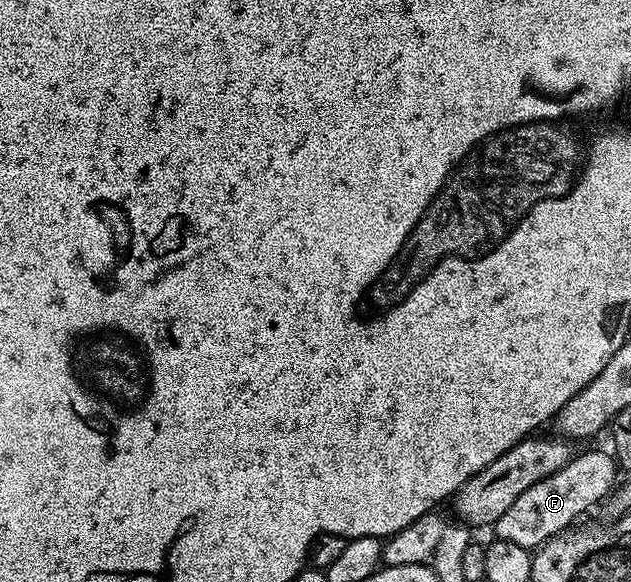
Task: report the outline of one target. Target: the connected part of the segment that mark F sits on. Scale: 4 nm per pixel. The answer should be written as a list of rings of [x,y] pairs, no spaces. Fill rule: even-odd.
[[[584,452],[581,456],[580,453],[573,455],[572,460],[566,462],[566,466],[562,466],[562,470],[558,470],[558,474],[550,474],[550,478],[542,478],[542,482],[534,482],[534,486],[530,486],[530,490],[525,490],[510,505],[510,510],[506,510],[506,514],[502,514],[502,518],[498,518],[498,522],[494,526],[495,539],[514,542],[514,546],[535,550],[552,537],[559,536],[561,532],[571,529],[579,521],[576,519],[587,508],[594,507],[601,499],[600,504],[613,491],[612,464],[614,468],[614,460],[609,453],[608,456],[604,452]]]

